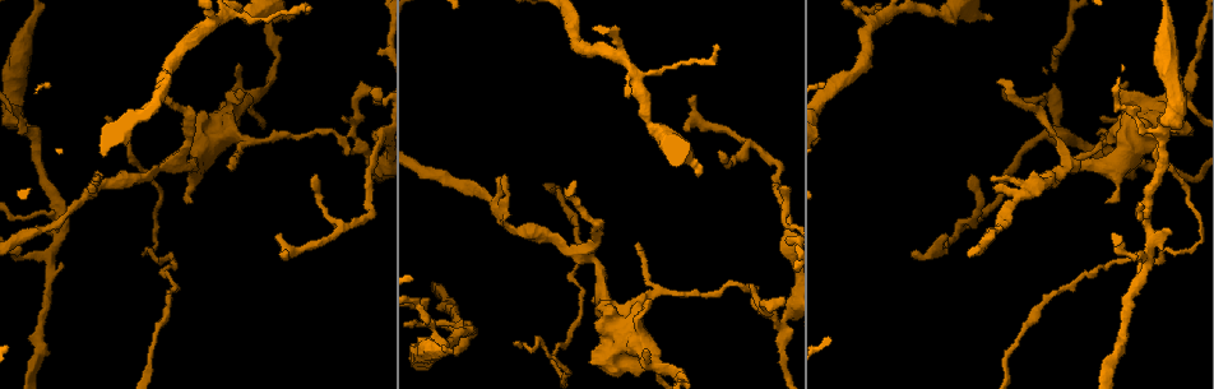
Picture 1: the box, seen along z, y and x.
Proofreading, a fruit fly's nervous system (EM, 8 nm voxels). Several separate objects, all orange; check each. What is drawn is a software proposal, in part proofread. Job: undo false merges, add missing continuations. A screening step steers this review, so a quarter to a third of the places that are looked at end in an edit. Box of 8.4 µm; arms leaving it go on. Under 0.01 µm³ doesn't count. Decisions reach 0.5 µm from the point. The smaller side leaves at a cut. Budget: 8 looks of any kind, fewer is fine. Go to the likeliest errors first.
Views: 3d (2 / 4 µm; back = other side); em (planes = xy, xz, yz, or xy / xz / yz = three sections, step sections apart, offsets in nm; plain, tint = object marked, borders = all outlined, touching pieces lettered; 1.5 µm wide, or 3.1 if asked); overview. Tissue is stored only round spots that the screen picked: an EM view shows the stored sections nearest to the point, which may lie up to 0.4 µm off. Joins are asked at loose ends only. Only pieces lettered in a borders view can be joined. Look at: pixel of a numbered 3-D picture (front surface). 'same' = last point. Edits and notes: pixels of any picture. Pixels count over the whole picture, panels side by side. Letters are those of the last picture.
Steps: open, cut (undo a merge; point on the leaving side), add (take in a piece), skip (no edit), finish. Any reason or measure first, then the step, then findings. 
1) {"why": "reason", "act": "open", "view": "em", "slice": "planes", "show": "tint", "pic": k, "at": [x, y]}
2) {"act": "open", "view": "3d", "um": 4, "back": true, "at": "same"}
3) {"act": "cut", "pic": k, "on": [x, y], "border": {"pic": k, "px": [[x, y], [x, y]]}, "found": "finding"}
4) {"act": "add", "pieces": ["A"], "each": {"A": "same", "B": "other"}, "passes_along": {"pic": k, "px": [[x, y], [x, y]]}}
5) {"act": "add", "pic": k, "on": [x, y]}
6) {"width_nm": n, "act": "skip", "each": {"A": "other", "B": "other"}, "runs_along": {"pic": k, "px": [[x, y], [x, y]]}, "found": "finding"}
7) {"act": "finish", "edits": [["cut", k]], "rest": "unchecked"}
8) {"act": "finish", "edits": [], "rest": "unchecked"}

{"why": "thin arm on a thick one", "act": "open", "view": "em", "slice": "planes", "show": "tint", "pic": 1, "at": [28, 130]}

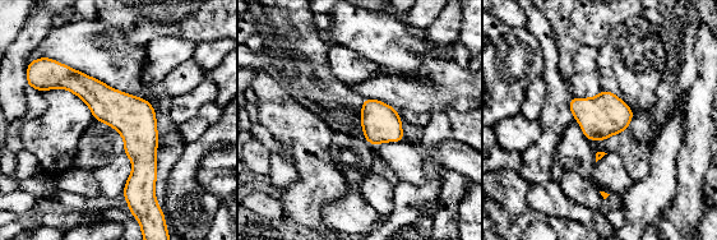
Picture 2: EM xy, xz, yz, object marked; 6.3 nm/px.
{"act": "open", "view": "em", "slice": "planes", "show": "borders", "at": "same"}

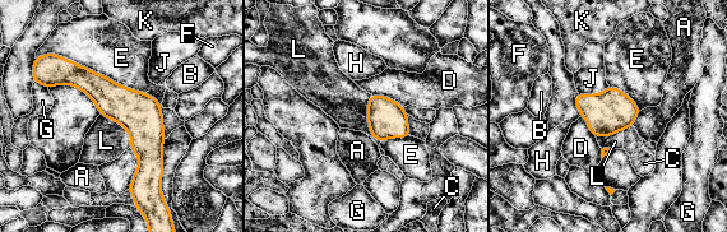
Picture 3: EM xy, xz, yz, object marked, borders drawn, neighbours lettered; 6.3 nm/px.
{"act": "skip", "each": {"A": "other", "B": "other", "C": "other", "D": "other", "E": "other", "F": "other", "G": "other", "H": "other", "J": "other", "K": "other", "L": "other"}, "border": {"pic": 3, "px": [[609, 86], [598, 93], [578, 93]]}, "found": "all the same cell"}

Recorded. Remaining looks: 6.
{"why": "branch stops here", "act": "open", "view": "3d", "um": 4, "back": true, "pic": 1, "at": [650, 299]}

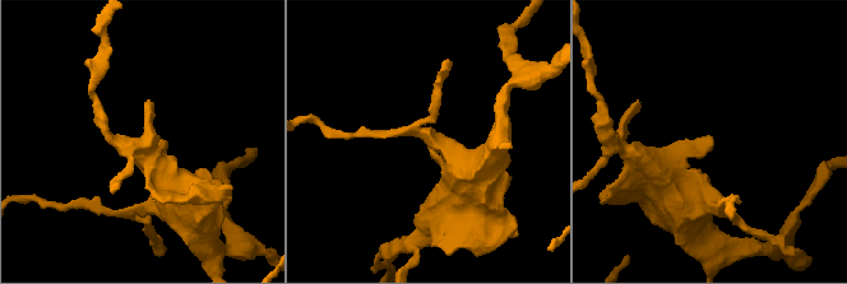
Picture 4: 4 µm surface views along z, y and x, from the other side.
{"act": "open", "view": "em", "slice": "planes", "show": "tint", "pic": 4, "at": [710, 143]}

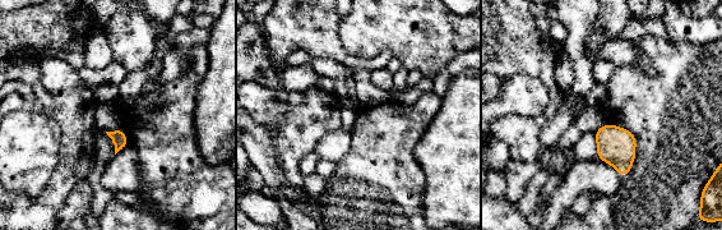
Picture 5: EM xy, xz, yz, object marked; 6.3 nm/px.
{"why": "see the neighbours", "act": "open", "view": "em", "slice": "planes", "show": "borders", "at": "same"}

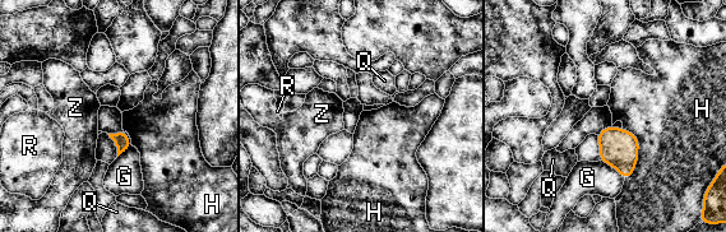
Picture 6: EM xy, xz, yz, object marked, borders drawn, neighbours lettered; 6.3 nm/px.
{"act": "skip", "each": {"G": "other", "H": "other", "Q": "other", "R": "other", "Z": "other"}, "border": {"pic": 6, "px": [[622, 129], [638, 142], [625, 179]]}, "found": "none of them fits"}

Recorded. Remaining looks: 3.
{"why": "free end", "act": "open", "view": "3d", "um": 4, "back": true, "pic": 1, "at": [97, 173]}

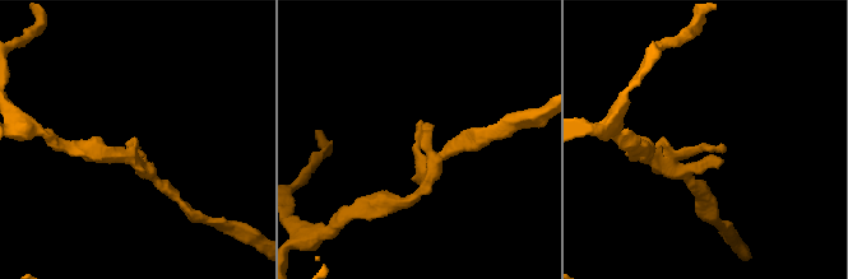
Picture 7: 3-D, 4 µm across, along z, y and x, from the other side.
{"act": "open", "view": "em", "slice": "xz", "step": 8, "show": "tint", "pic": 7, "at": [416, 124]}

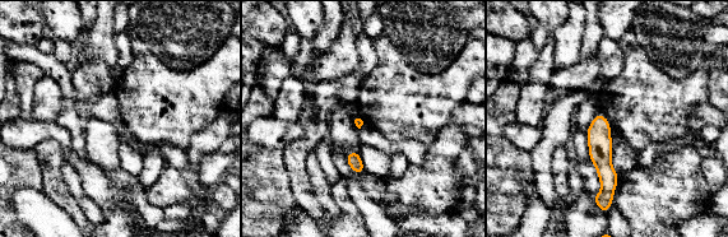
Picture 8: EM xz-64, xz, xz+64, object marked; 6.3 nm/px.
{"act": "open", "view": "em", "slice": "yz", "step": 4, "show": "borders", "at": "same"}

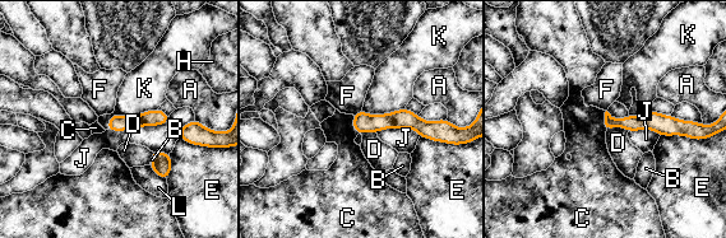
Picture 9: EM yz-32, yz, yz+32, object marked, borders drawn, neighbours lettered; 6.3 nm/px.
{"width_nm": 90, "act": "skip", "each": {"A": "other", "B": "other", "C": "other", "D": "other", "E": "other", "F": "other", "H": "other", "J": "other", "K": "other", "L": "other"}, "found": "no lettered piece goes on from it"}

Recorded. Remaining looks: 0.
{"act": "finish", "edits": [], "rest": "unchecked"}

